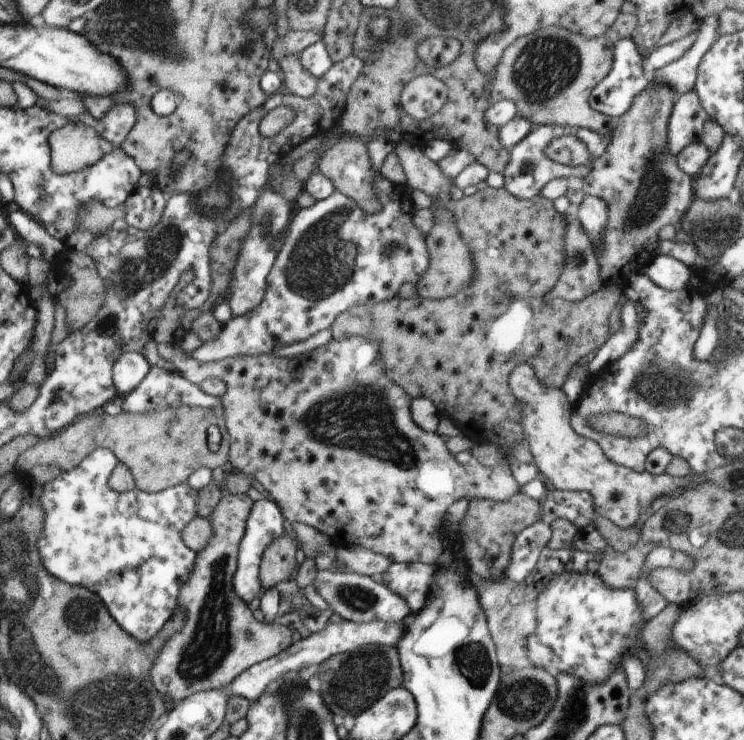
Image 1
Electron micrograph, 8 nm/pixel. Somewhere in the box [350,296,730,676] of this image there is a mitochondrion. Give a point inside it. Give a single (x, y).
(659, 386)

